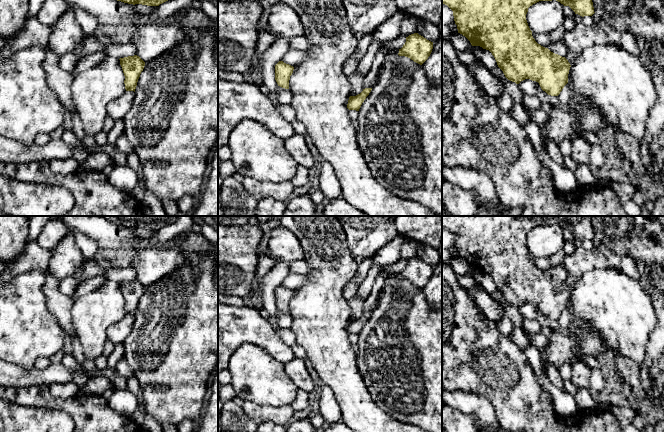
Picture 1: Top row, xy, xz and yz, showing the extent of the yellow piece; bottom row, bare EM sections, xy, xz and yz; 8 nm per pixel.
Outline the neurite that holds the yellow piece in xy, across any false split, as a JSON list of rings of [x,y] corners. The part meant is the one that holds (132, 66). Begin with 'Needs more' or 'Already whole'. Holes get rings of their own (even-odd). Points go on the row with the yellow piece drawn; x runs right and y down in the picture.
Already whole. [[[137,55],[120,58],[125,80],[126,91],[134,91],[137,86],[138,79],[144,69],[145,62]]]

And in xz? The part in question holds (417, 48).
Already whole. [[[418,33],[406,37],[406,42],[399,49],[399,56],[405,56],[414,62],[422,65],[430,56],[433,49],[433,42],[427,40]]]

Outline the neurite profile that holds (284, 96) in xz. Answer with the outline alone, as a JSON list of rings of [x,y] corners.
[[[278,86],[276,102],[282,105],[291,105],[292,103],[291,91],[289,89],[285,89]]]

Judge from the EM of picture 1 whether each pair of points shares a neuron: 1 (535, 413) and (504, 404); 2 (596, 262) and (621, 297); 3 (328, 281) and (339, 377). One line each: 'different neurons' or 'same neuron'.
1: same neuron
2: different neurons
3: same neuron

